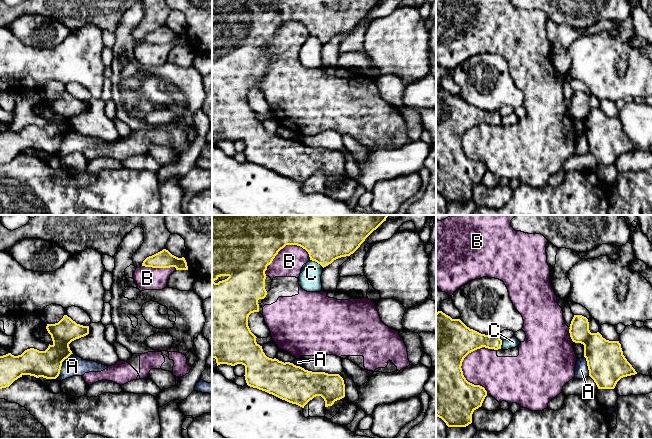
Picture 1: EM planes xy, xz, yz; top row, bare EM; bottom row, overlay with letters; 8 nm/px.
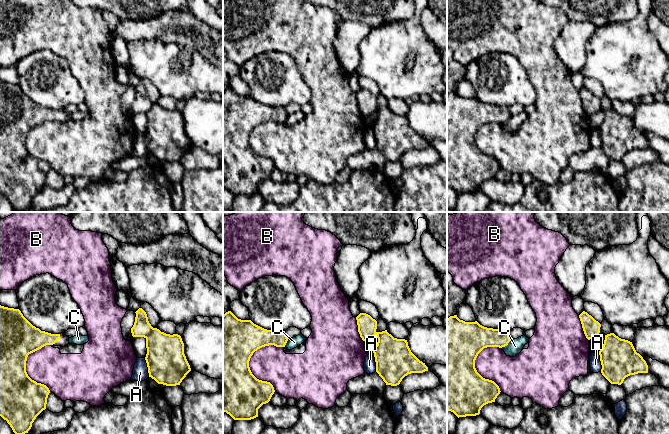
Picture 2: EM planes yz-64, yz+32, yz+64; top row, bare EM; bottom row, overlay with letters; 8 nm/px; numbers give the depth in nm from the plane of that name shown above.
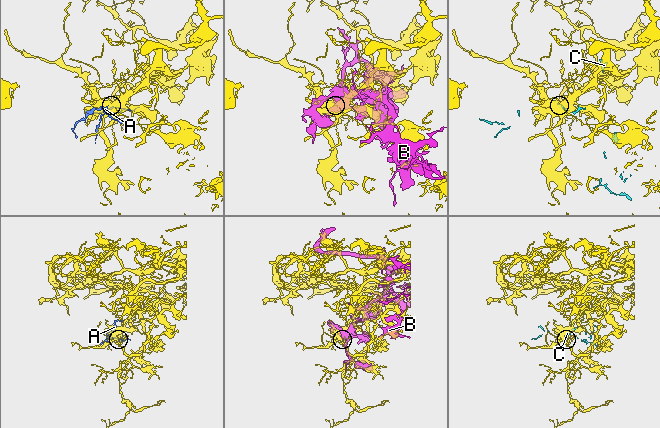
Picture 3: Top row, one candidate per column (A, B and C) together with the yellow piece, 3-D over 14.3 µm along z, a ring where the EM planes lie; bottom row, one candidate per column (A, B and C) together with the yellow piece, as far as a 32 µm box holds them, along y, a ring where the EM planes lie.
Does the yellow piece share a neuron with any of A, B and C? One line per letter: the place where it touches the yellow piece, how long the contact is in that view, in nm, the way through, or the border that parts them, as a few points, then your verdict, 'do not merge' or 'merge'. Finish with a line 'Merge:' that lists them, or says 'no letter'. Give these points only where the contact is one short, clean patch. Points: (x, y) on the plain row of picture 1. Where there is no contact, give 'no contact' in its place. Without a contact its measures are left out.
A: meets yellow in xy at (59, 149); contact 340 nm long; do not merge
B: meets yellow in yz at (462, 148); contact 380 nm long; do not merge
C: meets yellow in xz at (317, 38); contact 130 nm long; do not merge
Merge: no letter

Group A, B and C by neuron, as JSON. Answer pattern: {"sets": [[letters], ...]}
{"sets": [["A"], ["B"], ["C"]]}

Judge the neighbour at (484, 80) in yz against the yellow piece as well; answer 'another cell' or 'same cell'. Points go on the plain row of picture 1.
another cell

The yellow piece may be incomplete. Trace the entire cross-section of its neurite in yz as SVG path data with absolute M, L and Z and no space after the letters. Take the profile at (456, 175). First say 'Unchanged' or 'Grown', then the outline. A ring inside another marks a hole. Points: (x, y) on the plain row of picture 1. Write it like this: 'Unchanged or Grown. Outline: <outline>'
Unchanged. Outline: M442 87L436 89L436 192L448 203L466 203L472 199L473 188L482 182L487 167L466 156L462 138L471 128L482 123L501 125L499 112L481 110L467 103L460 95L452 95Z

